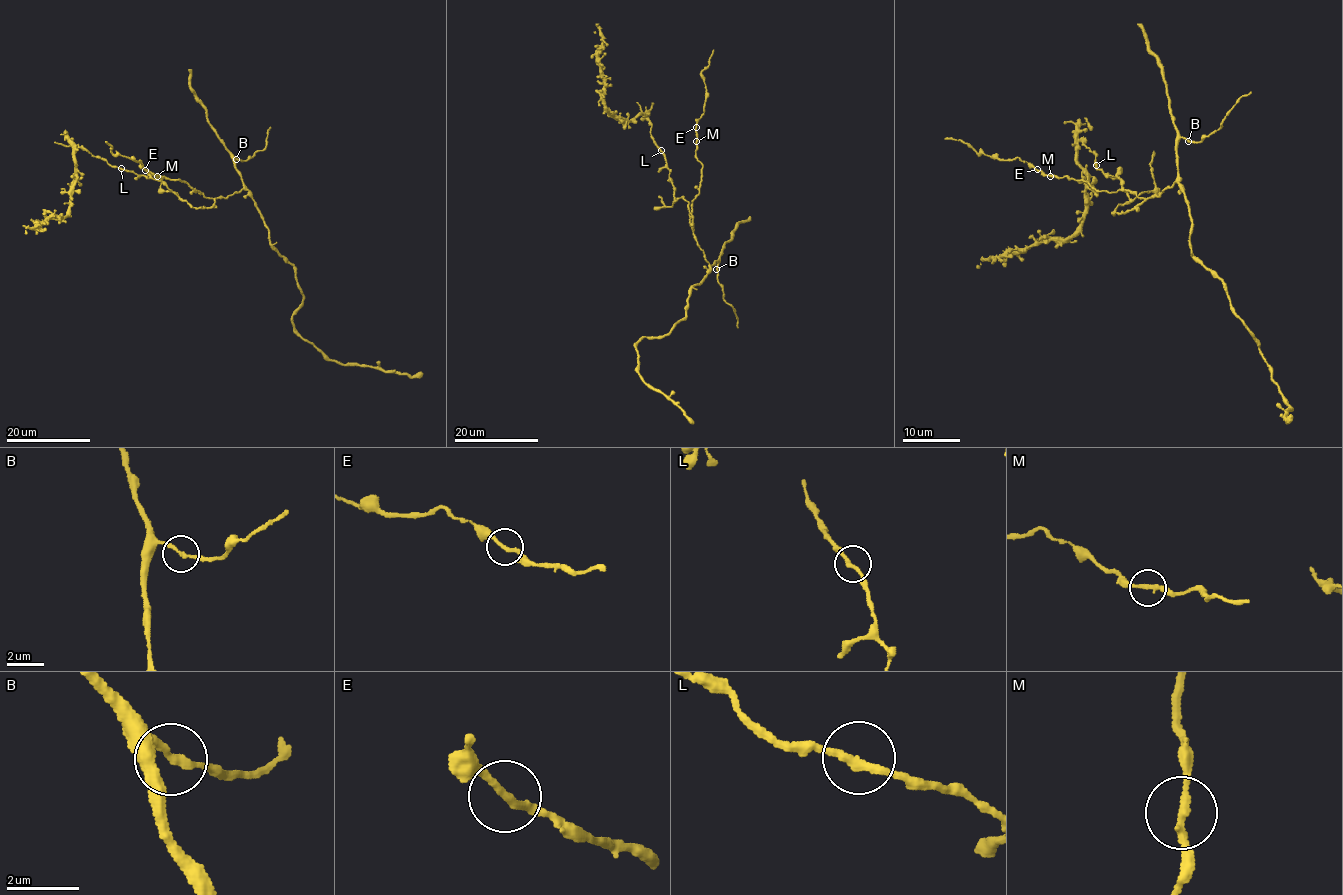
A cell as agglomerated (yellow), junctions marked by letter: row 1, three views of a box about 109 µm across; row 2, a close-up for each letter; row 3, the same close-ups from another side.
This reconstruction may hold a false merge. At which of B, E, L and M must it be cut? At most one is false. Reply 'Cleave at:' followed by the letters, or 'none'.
Cleave at: none

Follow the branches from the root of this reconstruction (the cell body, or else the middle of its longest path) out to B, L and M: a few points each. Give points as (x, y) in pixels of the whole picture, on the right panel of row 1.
B: (1151, 196), (1159, 196), (1166, 188), (1172, 188), (1178, 177), (1177, 140), (1186, 137), (1188, 140)
L: (1151, 196), (1125, 213), (1113, 213), (1118, 205), (1129, 199), (1117, 176), (1102, 174), (1096, 165)
M: (1151, 196), (1140, 198), (1128, 190), (1096, 191), (1082, 180), (1050, 176)

